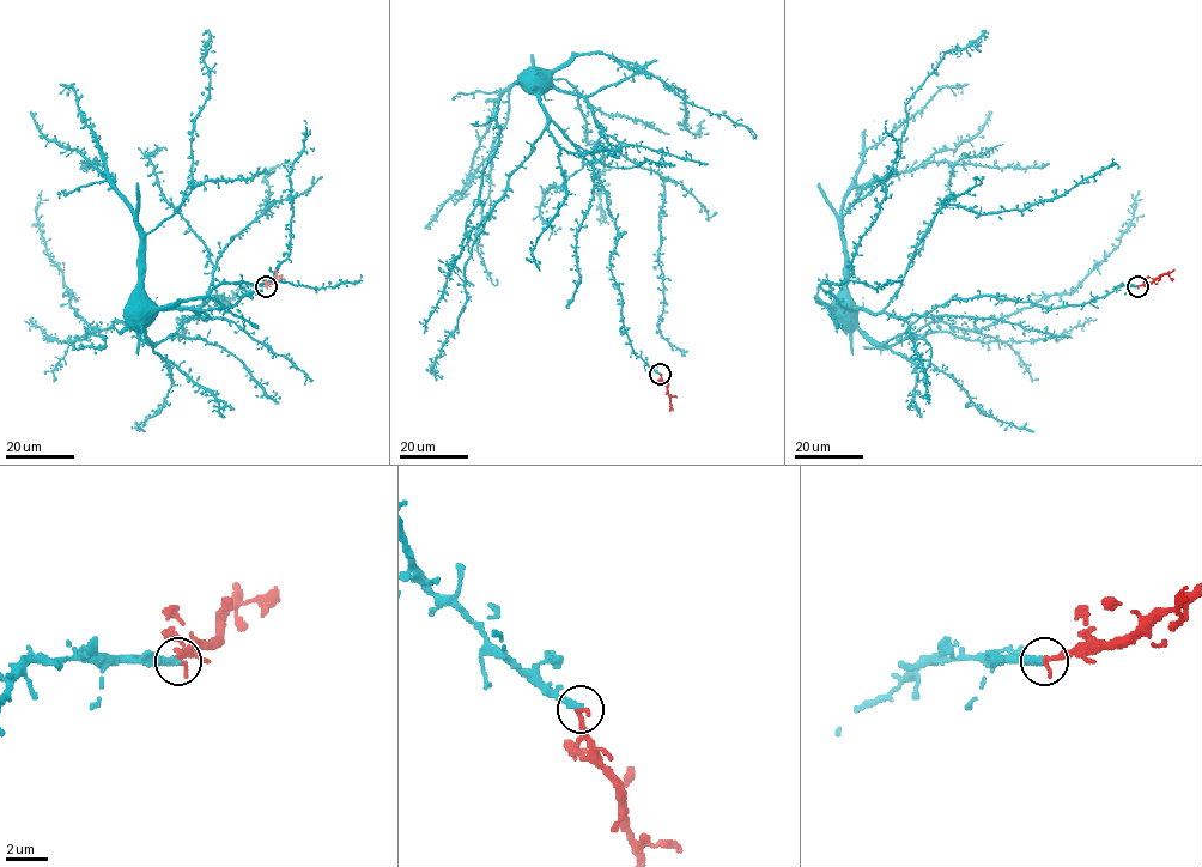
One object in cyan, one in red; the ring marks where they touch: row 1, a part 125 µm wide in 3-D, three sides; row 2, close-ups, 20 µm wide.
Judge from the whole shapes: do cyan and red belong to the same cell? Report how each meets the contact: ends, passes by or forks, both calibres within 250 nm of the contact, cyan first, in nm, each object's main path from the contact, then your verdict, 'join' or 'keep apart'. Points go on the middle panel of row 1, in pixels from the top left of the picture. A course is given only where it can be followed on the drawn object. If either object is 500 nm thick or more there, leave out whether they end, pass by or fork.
cyan ends; red ends; calibres 360 and 320 nm; course cyan (661, 374), (623, 322), (618, 232), (592, 165), (602, 126), (541, 79), (565, 79), (603, 150), (598, 218); course red (661, 374), (673, 411); join

